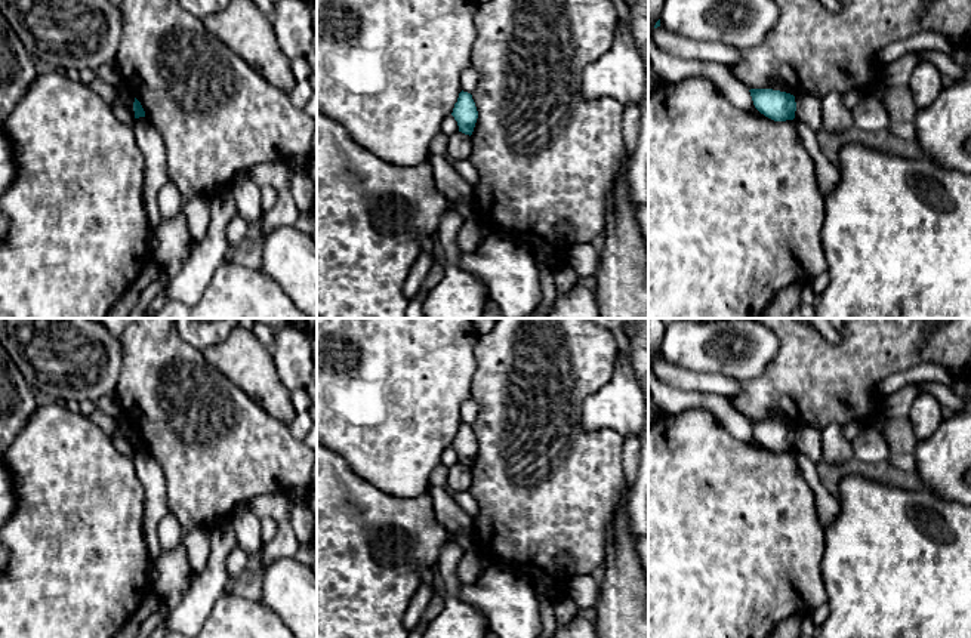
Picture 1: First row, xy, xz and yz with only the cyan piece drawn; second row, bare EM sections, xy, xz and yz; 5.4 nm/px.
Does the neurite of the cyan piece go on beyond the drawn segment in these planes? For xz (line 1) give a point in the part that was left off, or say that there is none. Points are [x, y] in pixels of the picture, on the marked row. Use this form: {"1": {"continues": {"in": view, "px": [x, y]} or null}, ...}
{"1": {"continues": null}}

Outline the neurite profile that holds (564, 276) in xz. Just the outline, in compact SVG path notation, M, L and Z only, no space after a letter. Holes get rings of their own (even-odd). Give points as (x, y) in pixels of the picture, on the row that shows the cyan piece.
M565 256L562 263L552 272L557 298L567 293L577 281L579 275L573 269L568 258Z

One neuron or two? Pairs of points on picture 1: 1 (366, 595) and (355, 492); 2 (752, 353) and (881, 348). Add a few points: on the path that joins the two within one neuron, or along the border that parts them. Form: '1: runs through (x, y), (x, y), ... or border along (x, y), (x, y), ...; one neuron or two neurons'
1: runs through (357, 570), (357, 517); one neuron
2: border along (774, 333), (777, 354), (754, 378); two neurons

